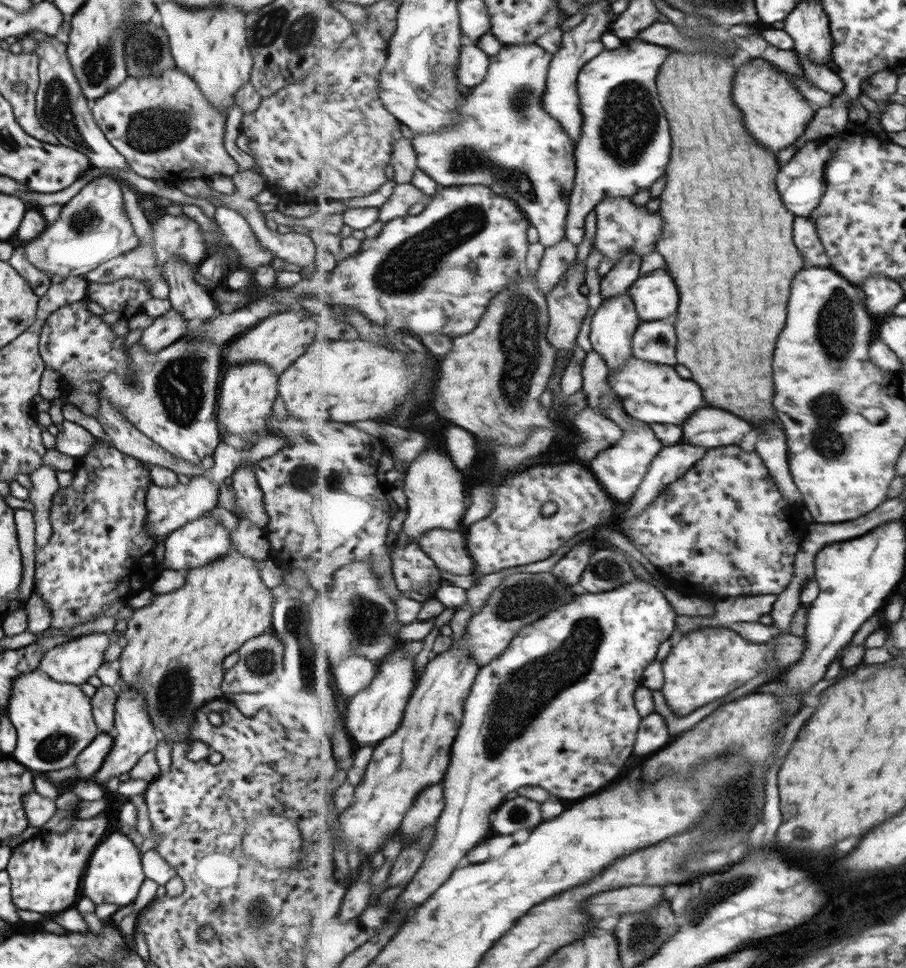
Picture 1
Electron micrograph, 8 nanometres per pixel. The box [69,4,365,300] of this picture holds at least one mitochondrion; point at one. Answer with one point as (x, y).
(149, 129)

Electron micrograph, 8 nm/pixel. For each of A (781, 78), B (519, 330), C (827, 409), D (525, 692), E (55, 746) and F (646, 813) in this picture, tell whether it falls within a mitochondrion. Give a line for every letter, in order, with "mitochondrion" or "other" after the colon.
A: other
B: mitochondrion
C: mitochondrion
D: mitochondrion
E: mitochondrion
F: other

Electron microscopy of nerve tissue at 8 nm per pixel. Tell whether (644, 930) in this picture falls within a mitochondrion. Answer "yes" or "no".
yes

